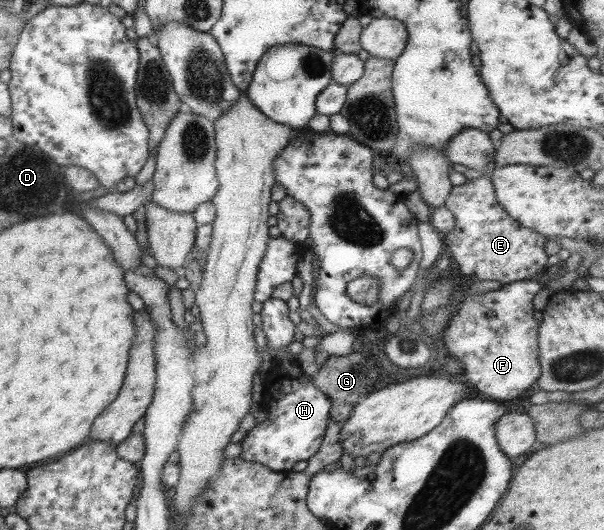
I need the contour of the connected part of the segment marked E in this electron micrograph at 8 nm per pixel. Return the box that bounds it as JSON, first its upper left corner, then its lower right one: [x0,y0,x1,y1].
[444,178,549,285]

